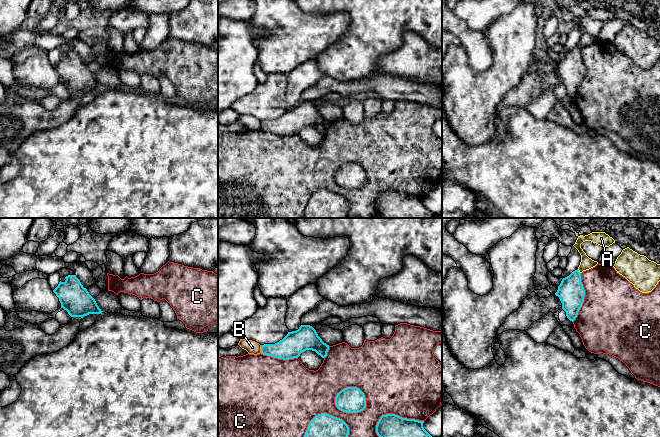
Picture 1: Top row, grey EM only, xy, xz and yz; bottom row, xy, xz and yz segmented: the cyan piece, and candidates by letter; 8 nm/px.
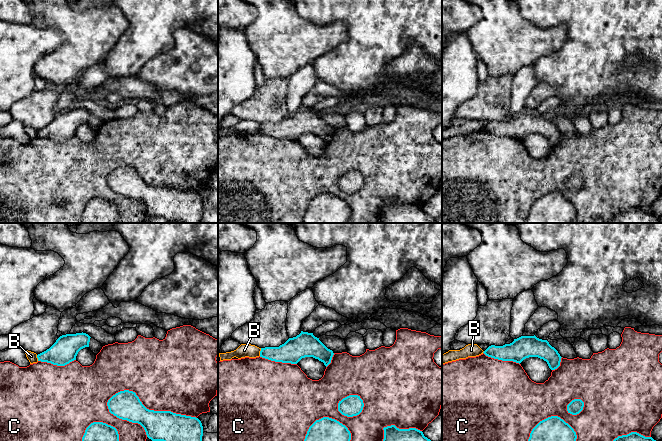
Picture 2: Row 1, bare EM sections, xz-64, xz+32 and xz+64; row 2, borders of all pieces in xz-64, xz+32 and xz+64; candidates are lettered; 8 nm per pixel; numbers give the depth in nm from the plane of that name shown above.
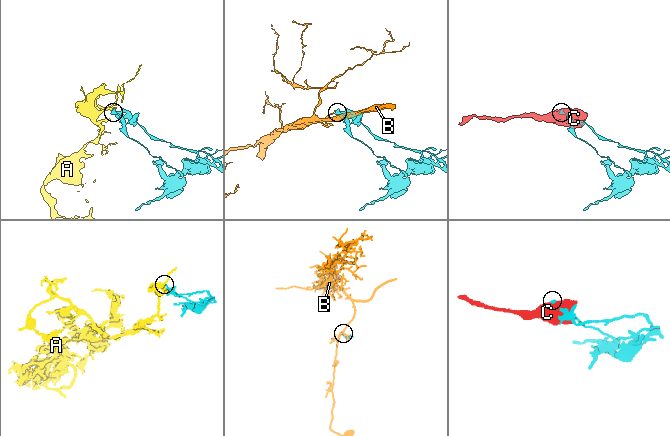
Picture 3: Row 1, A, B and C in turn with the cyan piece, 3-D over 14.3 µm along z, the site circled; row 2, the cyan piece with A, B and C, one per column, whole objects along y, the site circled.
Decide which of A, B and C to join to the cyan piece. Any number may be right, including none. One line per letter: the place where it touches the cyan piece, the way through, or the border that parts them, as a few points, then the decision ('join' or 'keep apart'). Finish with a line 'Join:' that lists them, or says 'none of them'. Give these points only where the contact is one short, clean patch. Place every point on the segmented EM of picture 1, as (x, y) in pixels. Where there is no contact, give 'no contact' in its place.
A: yz (578, 271) | across yz (571, 292), (571, 285), (578, 271), (586, 263) | join
B: xz (261, 349) | along xz (260, 345), (261, 352) | keep apart
C: xz (347, 412) | keep apart
Join: A

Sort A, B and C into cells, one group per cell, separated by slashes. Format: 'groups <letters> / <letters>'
groups A / B / C

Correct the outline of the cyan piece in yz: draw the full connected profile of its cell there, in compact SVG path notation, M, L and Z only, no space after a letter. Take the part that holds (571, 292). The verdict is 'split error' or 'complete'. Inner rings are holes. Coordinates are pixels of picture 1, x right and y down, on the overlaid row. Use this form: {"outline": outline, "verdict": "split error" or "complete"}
{"outline": "M592 232L585 236L578 236L575 244L573 245L581 255L580 265L577 270L562 279L558 286L558 290L555 293L562 303L562 309L566 312L567 318L572 322L577 317L584 302L585 290L581 282L581 273L595 267L598 264L597 261L589 258L581 248L581 244L585 241L591 241L603 248L609 247L615 243L615 240L605 232Z", "verdict": "split error"}

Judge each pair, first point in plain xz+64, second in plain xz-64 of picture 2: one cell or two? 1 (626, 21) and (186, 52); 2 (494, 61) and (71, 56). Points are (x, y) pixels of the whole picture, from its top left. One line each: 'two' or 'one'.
1: two
2: one

